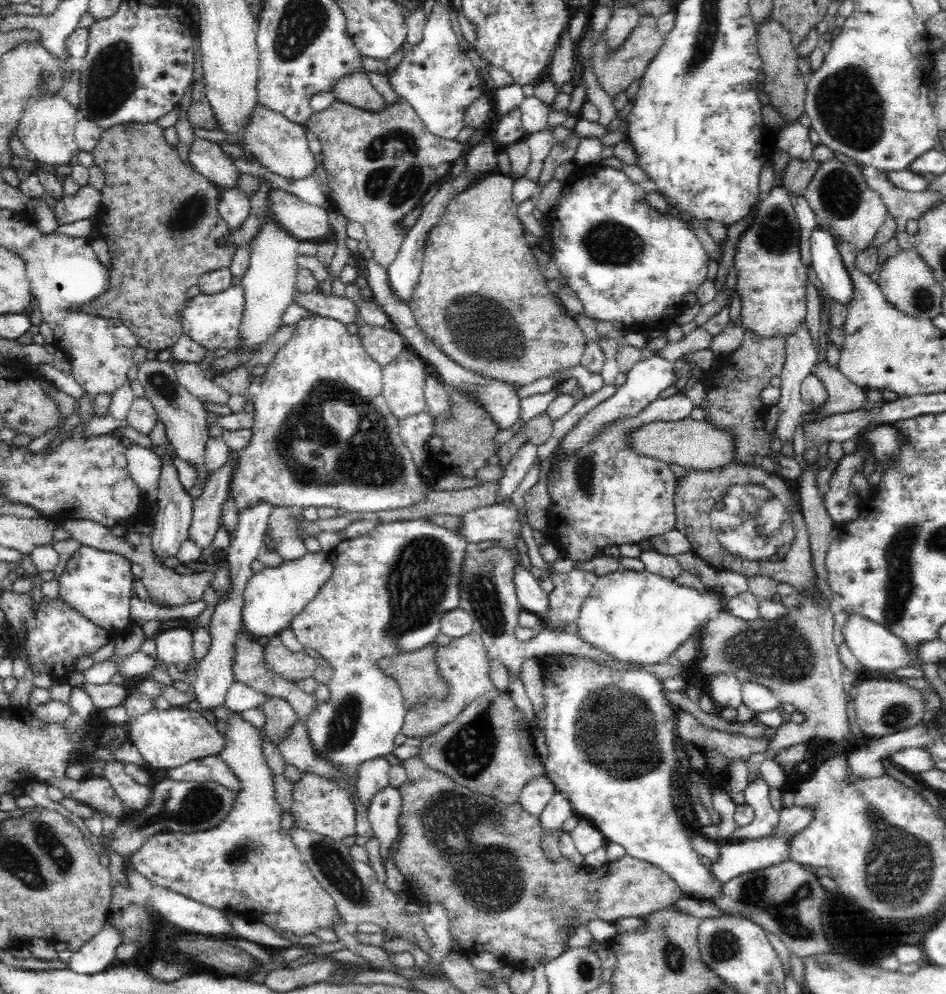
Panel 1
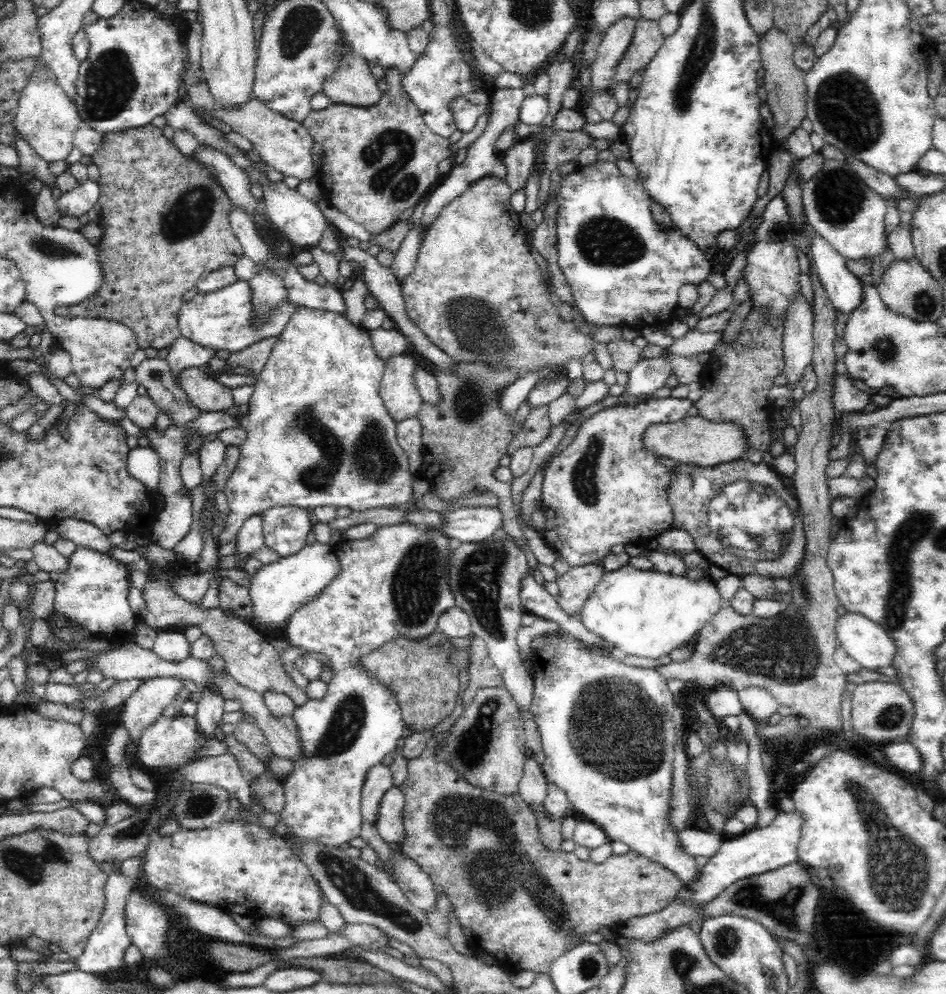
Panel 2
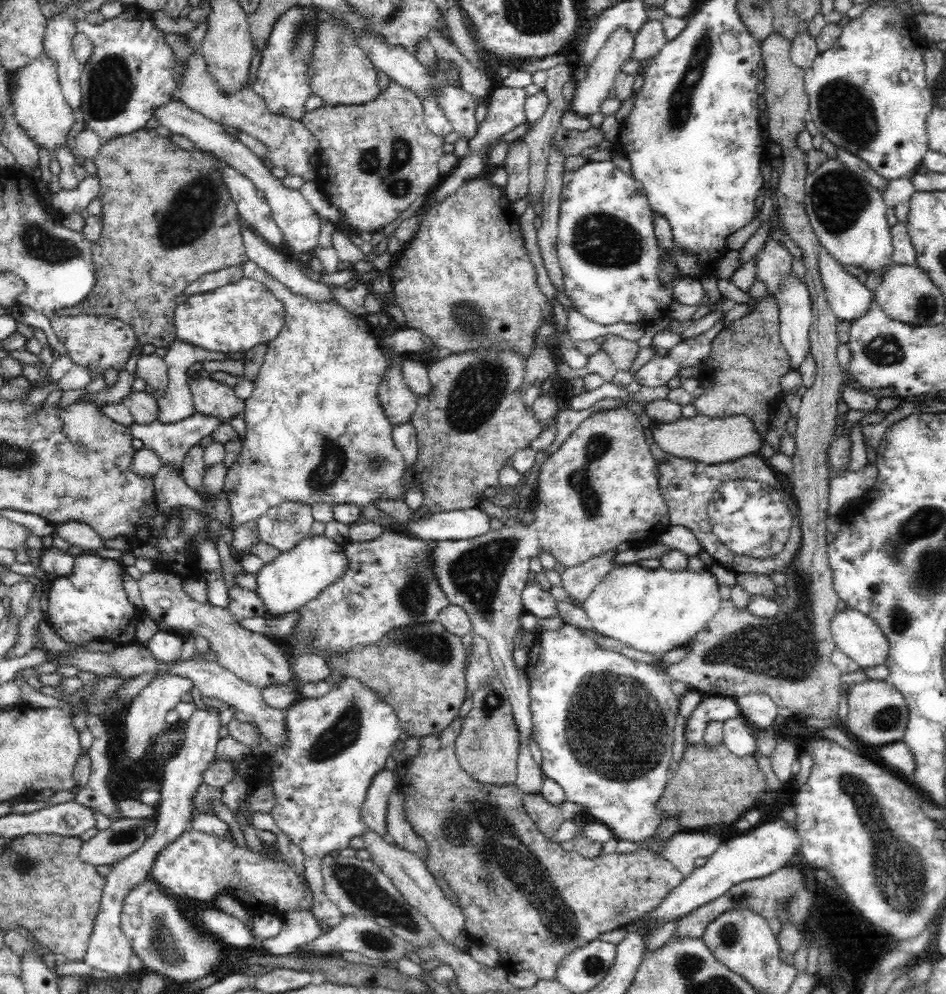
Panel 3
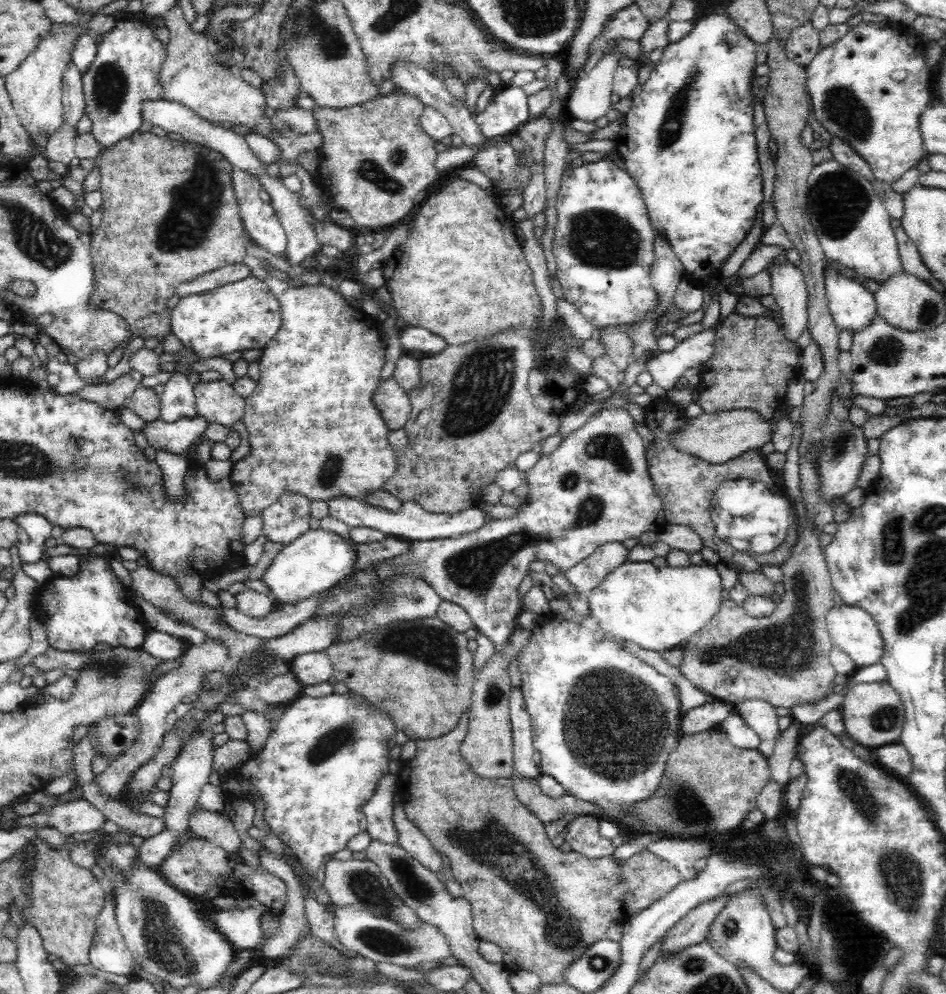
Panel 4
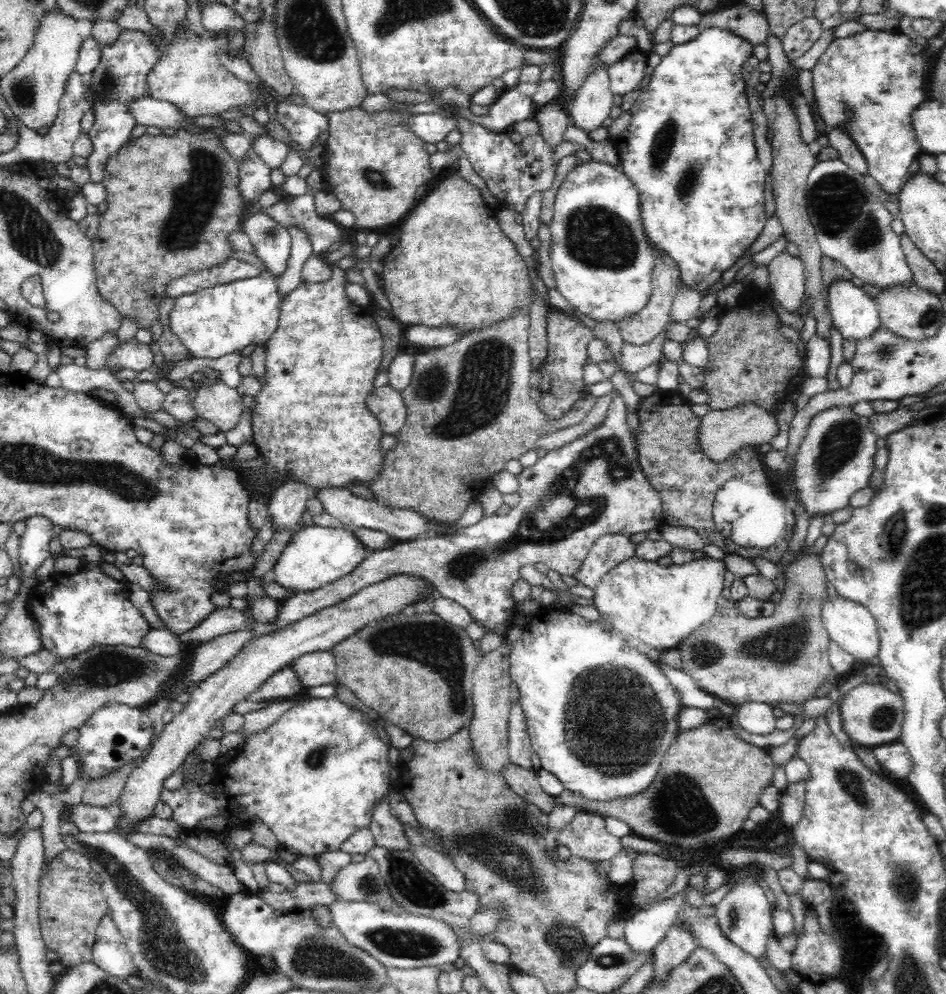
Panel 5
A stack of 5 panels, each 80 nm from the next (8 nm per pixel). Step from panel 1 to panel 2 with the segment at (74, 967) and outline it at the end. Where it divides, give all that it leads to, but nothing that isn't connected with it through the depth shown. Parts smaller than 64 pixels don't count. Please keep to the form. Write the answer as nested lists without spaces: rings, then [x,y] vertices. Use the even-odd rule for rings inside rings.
[[[140,855],[123,860],[120,864],[120,870],[117,872],[111,871],[108,875],[105,886],[106,908],[104,908],[104,914],[102,914],[97,927],[90,935],[84,952],[72,959],[76,969],[88,974],[98,975],[110,972],[110,970],[120,970],[124,967],[122,956],[124,956],[126,947],[131,944],[130,935],[125,927],[125,905],[131,895],[130,890],[136,890],[138,882],[143,878],[142,863],[140,862],[142,862]]]

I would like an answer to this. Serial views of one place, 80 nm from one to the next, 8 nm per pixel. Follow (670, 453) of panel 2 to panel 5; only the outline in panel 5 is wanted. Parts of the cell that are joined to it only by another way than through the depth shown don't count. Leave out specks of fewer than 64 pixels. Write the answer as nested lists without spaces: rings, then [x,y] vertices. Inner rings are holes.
[[[747,404],[728,410],[709,410],[701,418],[699,425],[698,443],[702,451],[715,462],[726,461],[727,458],[742,448],[753,446],[760,447],[768,444],[778,433],[775,416],[759,405]]]

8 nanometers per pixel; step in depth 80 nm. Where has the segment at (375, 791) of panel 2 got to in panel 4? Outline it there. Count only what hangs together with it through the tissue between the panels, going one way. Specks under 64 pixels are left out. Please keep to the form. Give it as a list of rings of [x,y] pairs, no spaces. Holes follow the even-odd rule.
[[[386,774],[377,784],[376,792],[364,805],[366,832],[371,837],[385,844],[395,844],[397,833],[393,828],[392,814],[394,798],[398,791],[398,775]]]

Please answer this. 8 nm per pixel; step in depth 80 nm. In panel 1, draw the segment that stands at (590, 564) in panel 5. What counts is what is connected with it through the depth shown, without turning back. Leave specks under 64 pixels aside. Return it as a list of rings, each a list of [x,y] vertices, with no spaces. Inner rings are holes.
[[[570,570],[550,577],[553,588],[546,594],[548,610],[538,614],[538,618],[543,626],[574,633],[573,630],[567,630],[567,626],[577,622],[582,603],[598,576],[590,572]]]

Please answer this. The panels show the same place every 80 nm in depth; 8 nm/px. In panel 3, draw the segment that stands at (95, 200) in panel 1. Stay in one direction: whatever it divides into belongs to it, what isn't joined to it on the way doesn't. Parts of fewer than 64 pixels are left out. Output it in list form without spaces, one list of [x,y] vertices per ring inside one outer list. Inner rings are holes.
[[[87,175],[84,180],[79,181],[74,190],[64,190],[52,195],[52,207],[64,215],[76,212],[80,214],[82,210],[97,198],[101,186],[97,176]]]

